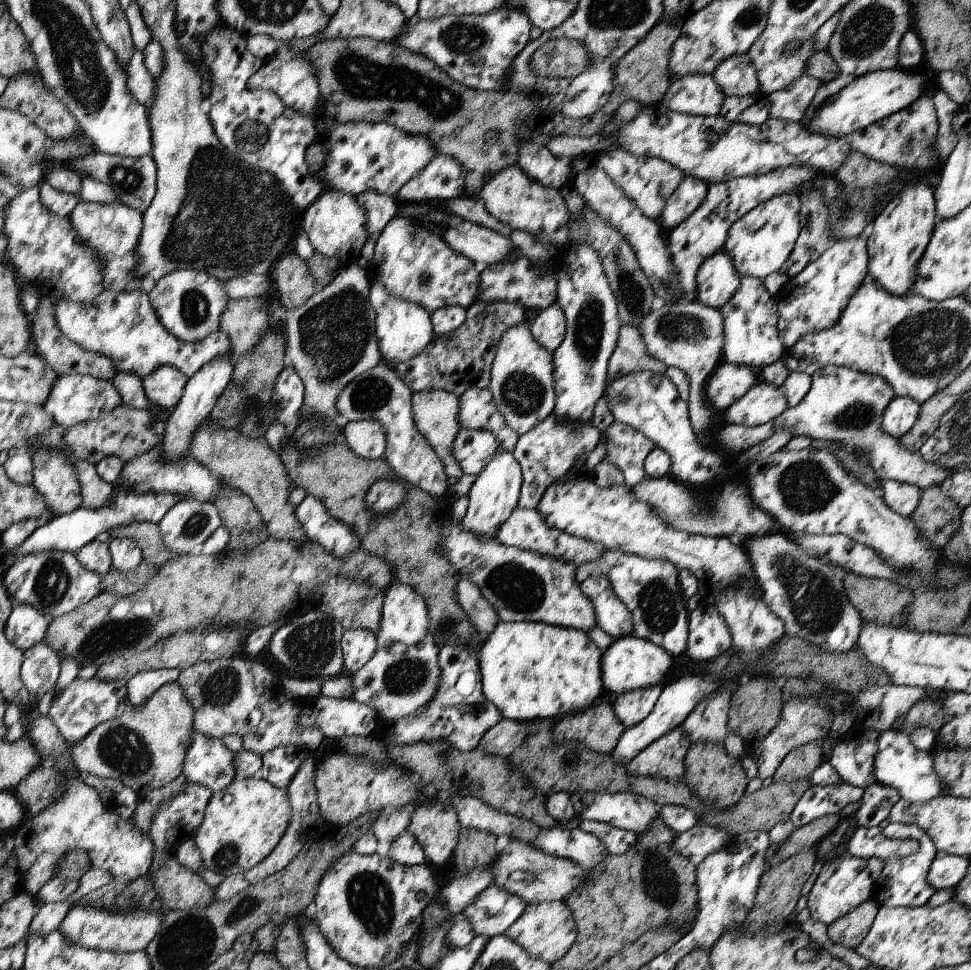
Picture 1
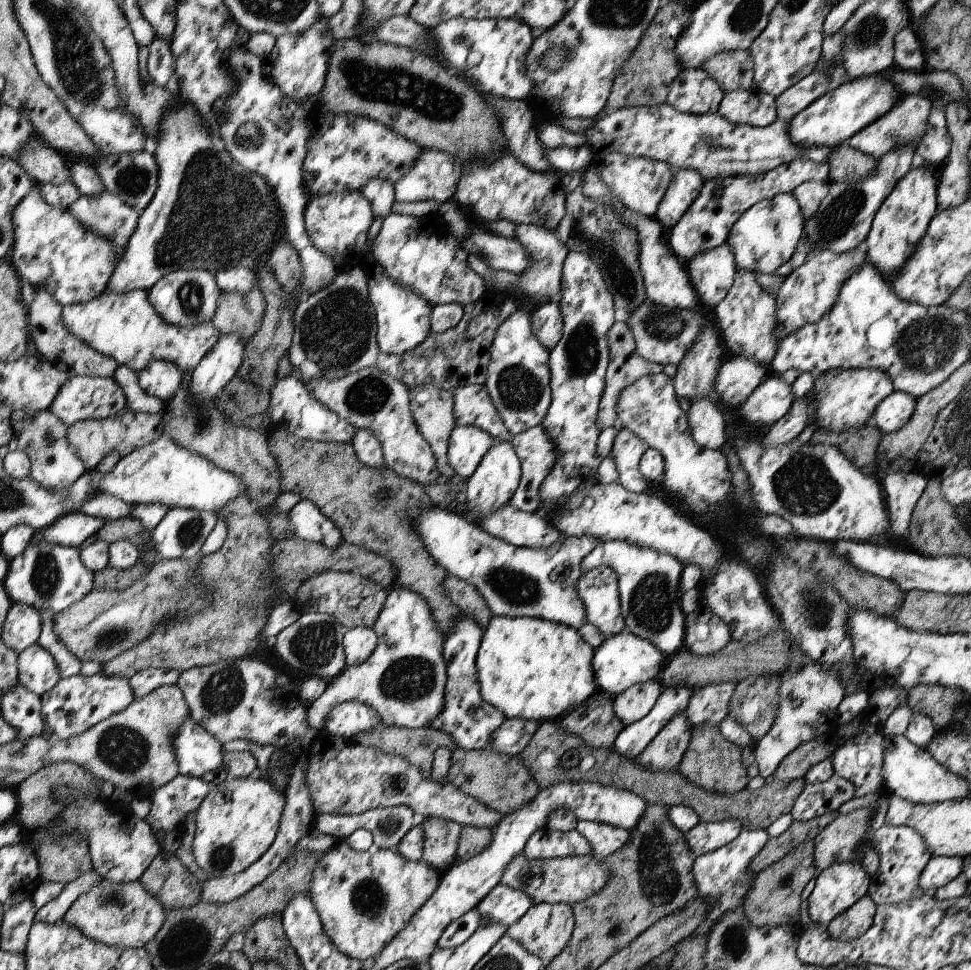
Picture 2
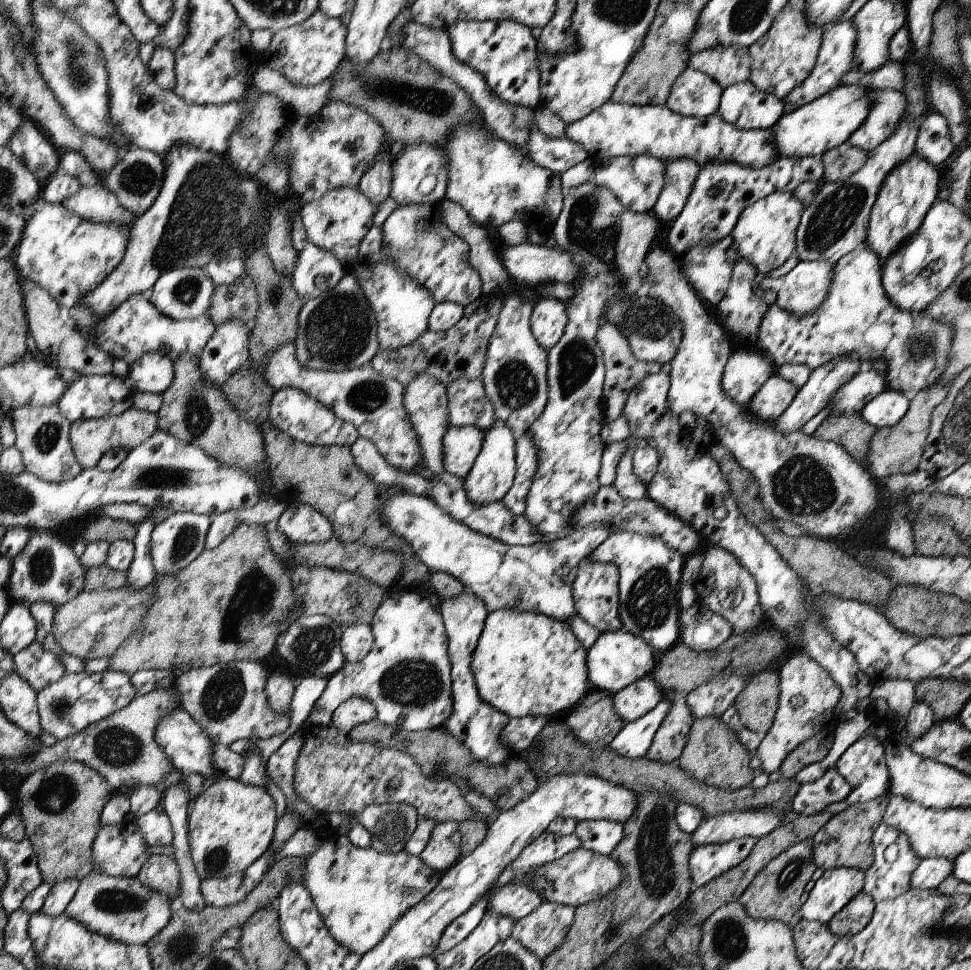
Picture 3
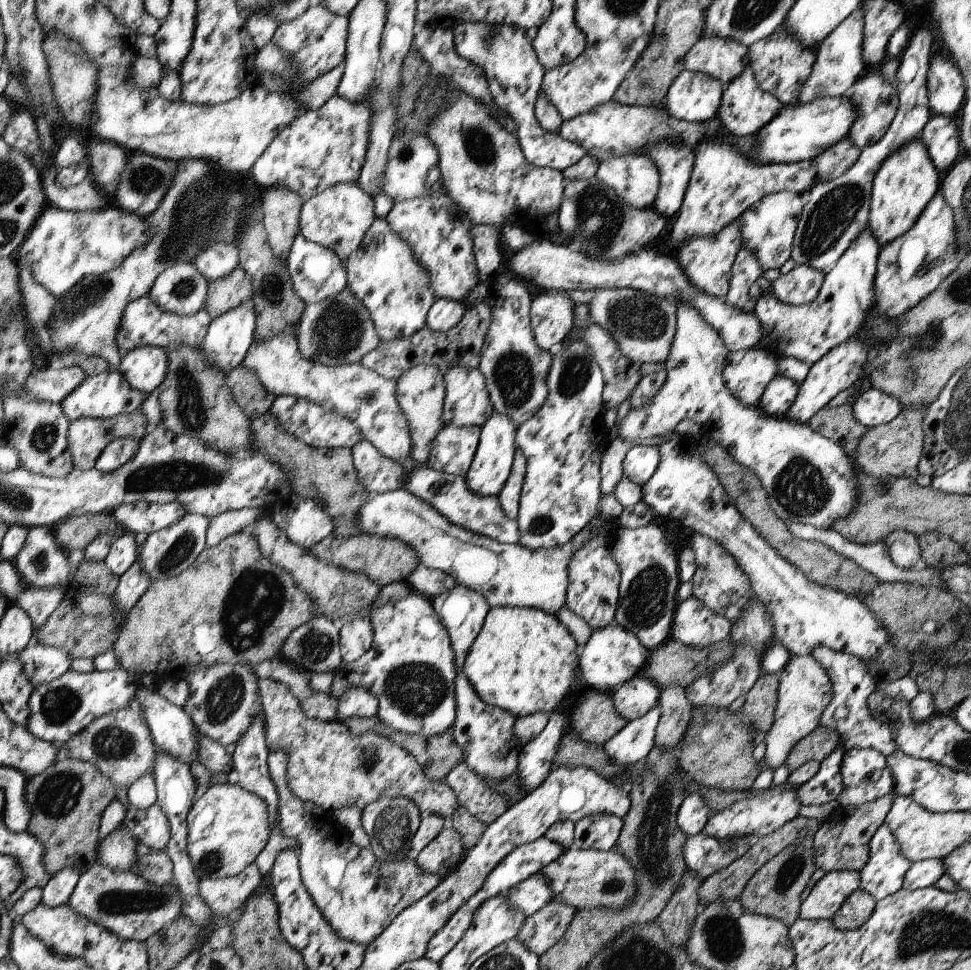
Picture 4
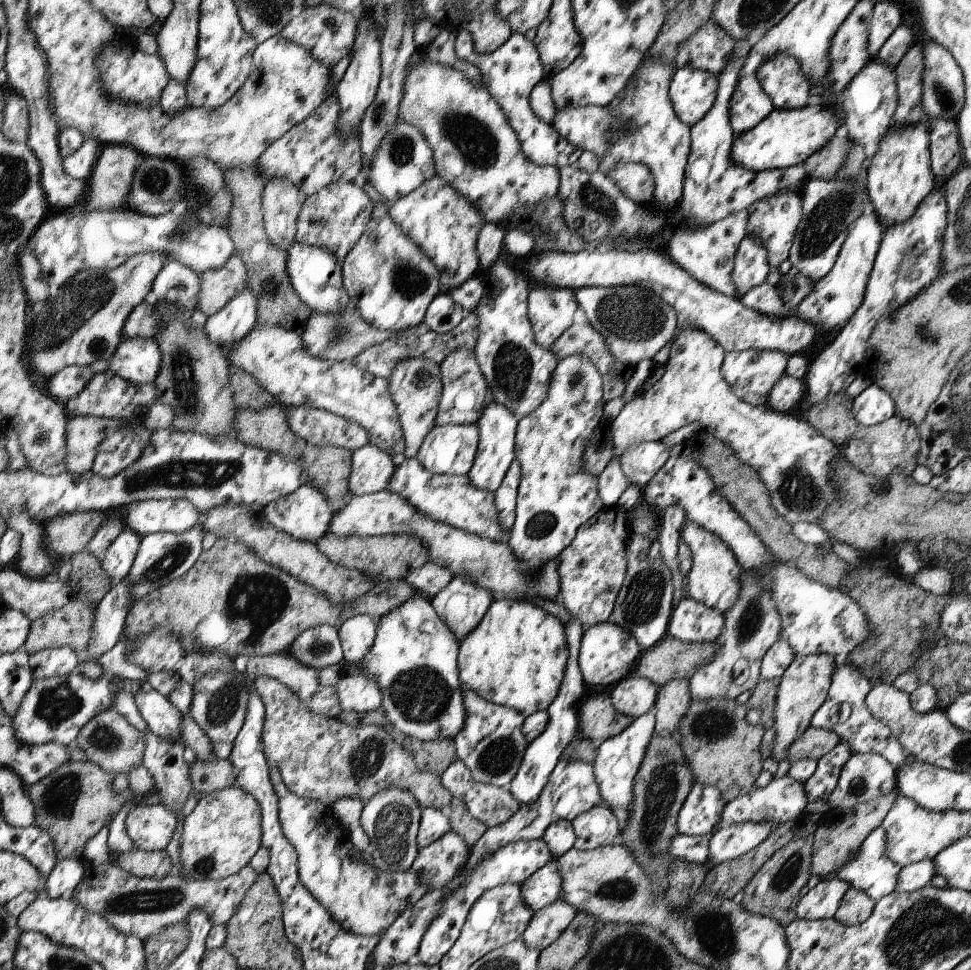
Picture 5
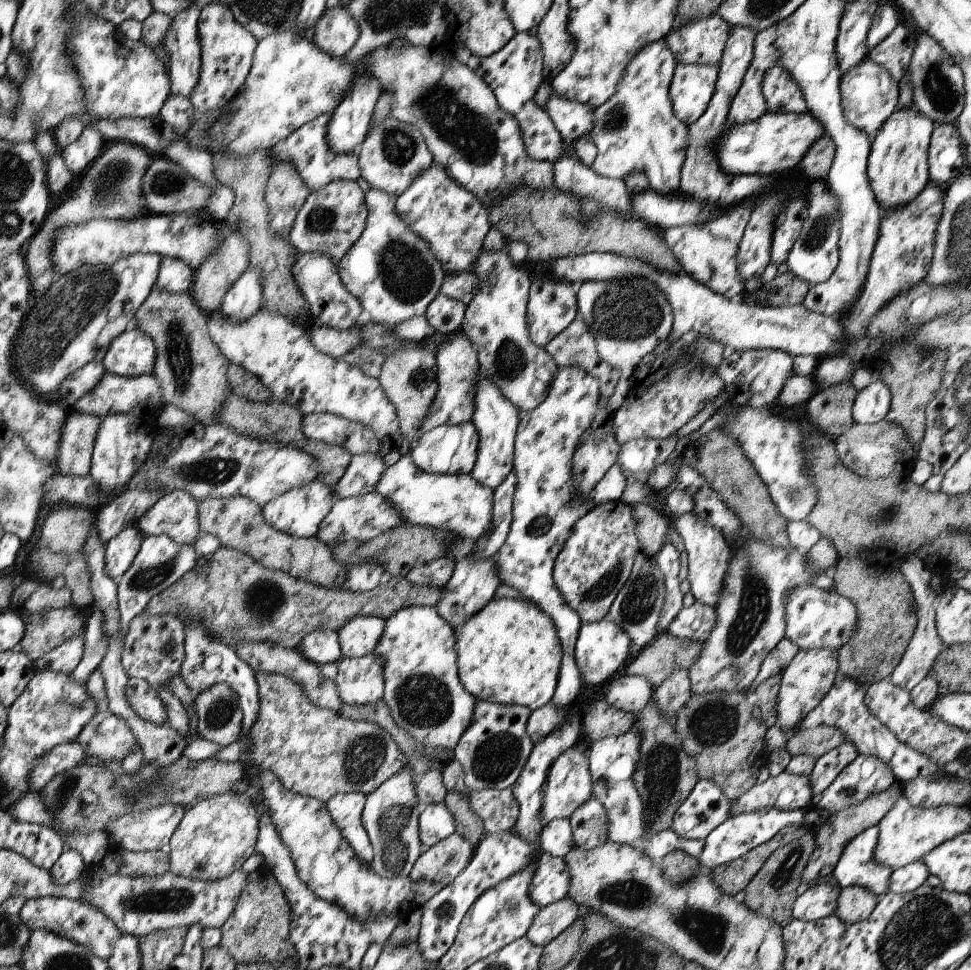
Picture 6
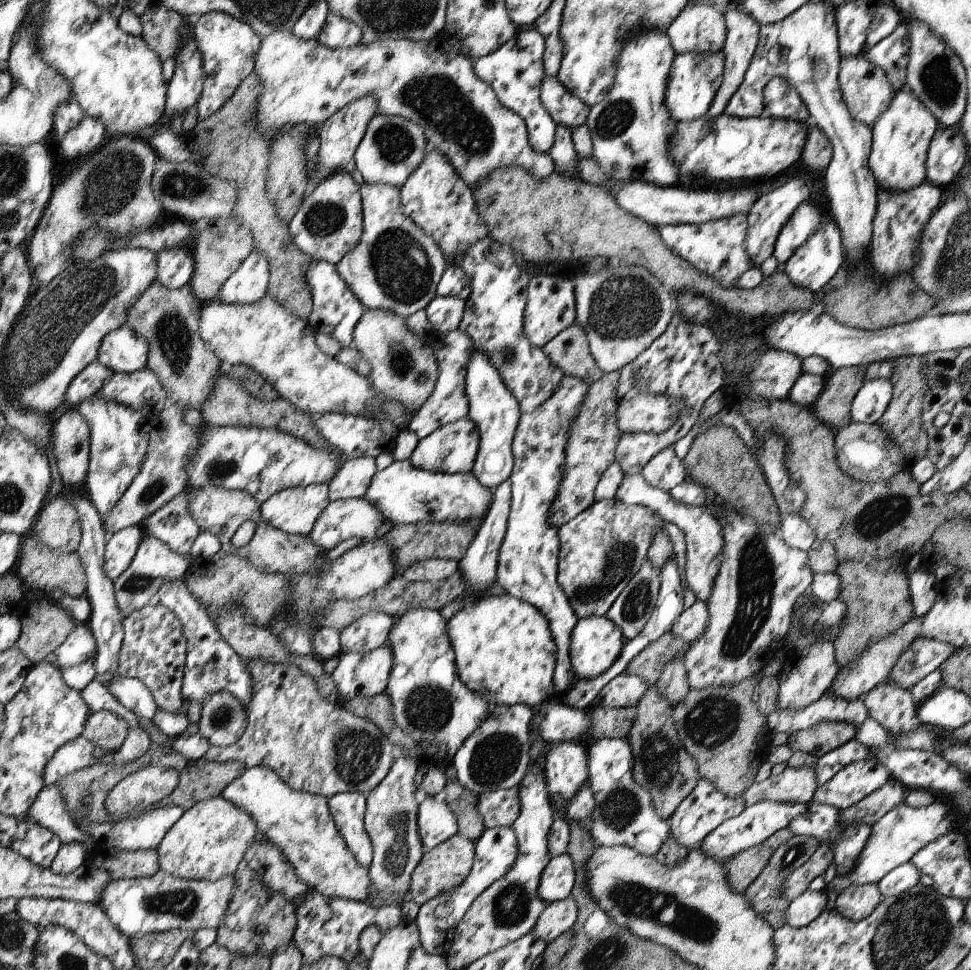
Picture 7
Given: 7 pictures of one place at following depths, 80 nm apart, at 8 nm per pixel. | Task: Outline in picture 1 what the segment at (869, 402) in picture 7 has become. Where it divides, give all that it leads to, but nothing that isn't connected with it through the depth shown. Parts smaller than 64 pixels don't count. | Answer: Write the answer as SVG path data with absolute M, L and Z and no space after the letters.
M894 396L884 414L882 414L882 430L889 436L900 438L914 426L920 414L920 404L906 396Z

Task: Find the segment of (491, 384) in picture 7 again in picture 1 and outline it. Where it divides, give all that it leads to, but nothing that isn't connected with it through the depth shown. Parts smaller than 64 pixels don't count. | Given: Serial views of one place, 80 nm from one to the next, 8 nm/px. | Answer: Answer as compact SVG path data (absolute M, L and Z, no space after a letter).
M499 447L494 458L490 459L482 468L482 472L476 476L476 480L467 494L470 504L468 504L466 516L462 519L464 530L472 532L476 536L480 534L482 538L484 536L495 538L498 526L504 524L504 520L508 520L508 516L518 507L522 482L522 470L514 458L513 452Z

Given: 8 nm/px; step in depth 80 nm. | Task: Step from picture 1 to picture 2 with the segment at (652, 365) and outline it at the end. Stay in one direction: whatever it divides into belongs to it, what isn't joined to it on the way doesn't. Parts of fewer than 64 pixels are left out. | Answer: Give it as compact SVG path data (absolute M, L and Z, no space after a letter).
M615 321L612 328L606 334L606 342L608 342L608 350L610 350L610 361L605 375L605 388L602 394L601 402L598 410L598 420L596 426L600 431L615 426L618 423L618 400L620 400L620 392L624 392L632 382L640 380L642 376L650 373L663 373L663 366L648 360L645 360L637 354L636 344L630 326L626 321Z

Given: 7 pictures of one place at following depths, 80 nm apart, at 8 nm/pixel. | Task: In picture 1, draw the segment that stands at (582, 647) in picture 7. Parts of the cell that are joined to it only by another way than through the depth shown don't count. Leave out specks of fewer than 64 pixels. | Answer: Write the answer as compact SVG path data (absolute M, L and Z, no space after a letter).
M633 635L614 640L602 652L602 684L607 697L610 698L630 690L657 685L664 687L674 676L674 670L674 658L666 650Z

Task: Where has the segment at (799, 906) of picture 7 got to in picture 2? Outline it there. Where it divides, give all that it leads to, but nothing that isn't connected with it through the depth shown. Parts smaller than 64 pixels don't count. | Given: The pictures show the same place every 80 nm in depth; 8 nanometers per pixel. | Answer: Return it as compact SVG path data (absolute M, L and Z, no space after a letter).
M858 862L835 863L828 866L814 882L814 890L808 899L808 914L812 922L827 926L860 898L868 893L870 876Z

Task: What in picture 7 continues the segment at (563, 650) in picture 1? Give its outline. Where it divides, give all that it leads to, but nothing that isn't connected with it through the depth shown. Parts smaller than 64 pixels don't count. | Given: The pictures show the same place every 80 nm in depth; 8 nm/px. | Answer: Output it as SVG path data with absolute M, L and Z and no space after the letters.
M508 593L488 596L460 609L449 621L448 634L456 651L456 668L460 680L471 690L480 693L492 705L522 703L530 708L542 706L555 697L553 681L556 668L556 643L546 617L528 601Z

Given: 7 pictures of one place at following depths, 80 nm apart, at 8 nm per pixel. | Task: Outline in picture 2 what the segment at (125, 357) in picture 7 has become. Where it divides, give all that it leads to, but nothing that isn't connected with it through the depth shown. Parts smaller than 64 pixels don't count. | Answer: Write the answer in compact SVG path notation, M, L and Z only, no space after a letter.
M152 360L149 366L138 372L140 388L149 396L160 398L162 403L178 392L184 378L177 364L166 360Z

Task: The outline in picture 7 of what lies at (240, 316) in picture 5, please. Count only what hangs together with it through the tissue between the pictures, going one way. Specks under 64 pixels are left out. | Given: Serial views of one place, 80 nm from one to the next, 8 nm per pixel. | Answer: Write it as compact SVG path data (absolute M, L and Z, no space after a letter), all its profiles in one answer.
M253 250L250 256L225 280L219 290L222 303L251 305L267 294L269 283L269 264L263 254Z

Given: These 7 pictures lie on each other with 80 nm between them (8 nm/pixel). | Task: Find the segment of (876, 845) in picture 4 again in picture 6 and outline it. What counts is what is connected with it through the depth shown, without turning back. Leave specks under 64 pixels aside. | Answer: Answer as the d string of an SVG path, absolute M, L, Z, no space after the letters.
M871 826L853 838L844 849L834 867L836 884L843 889L847 886L861 886L882 897L889 890L892 869L877 863L874 851L878 844L879 826Z

